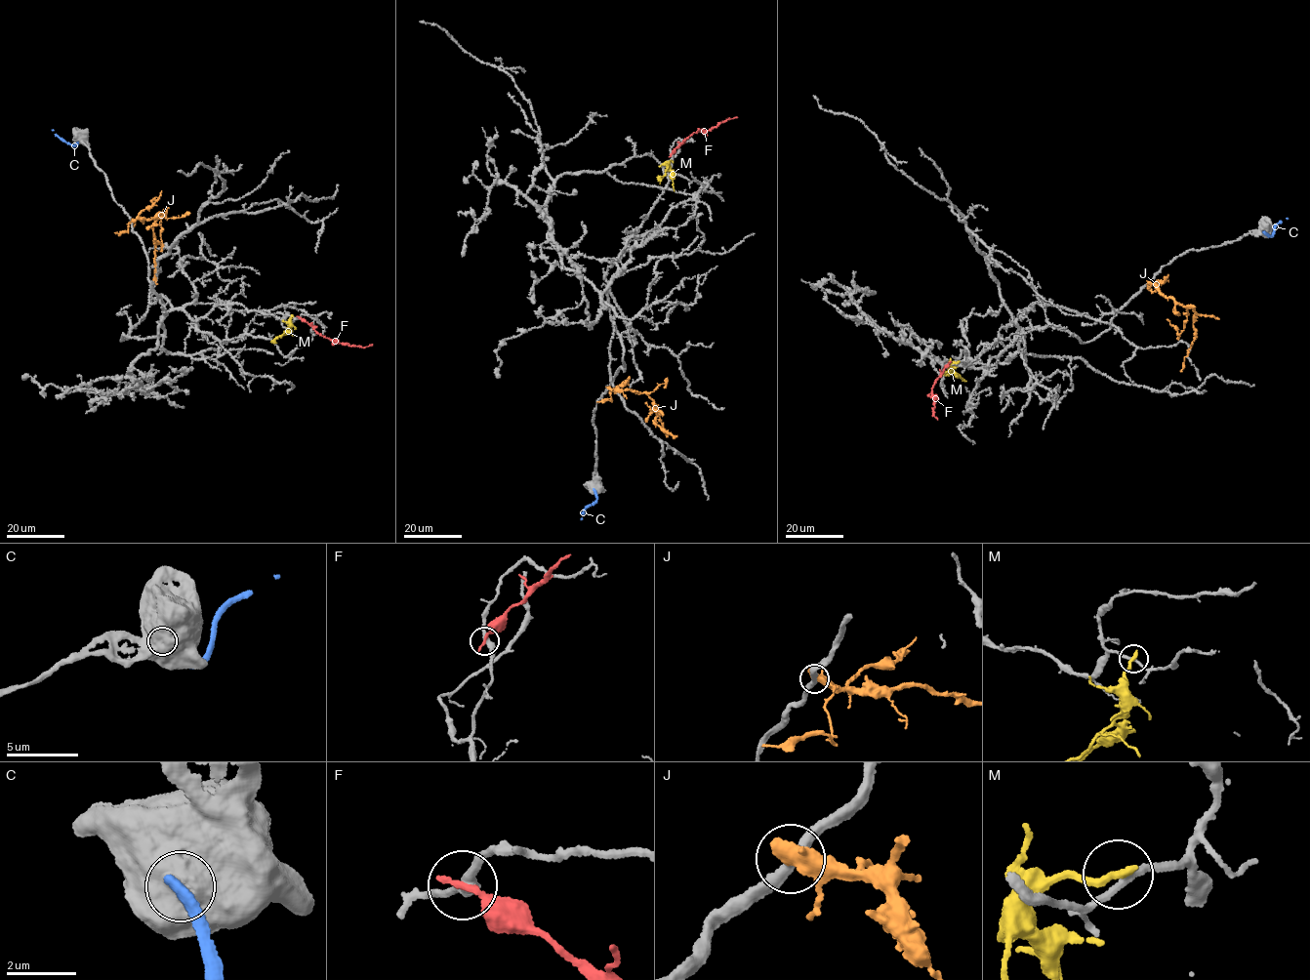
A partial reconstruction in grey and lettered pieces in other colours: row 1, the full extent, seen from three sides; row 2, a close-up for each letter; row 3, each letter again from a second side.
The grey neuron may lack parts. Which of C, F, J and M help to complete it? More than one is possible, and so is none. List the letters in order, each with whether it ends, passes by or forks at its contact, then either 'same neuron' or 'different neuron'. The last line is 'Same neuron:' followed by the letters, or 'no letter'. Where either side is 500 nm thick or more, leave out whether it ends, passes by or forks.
C: different neuron
F: it ends there; different neuron
J: it passes by; different neuron
M: it ends there; different neuron
Same neuron: no letter

